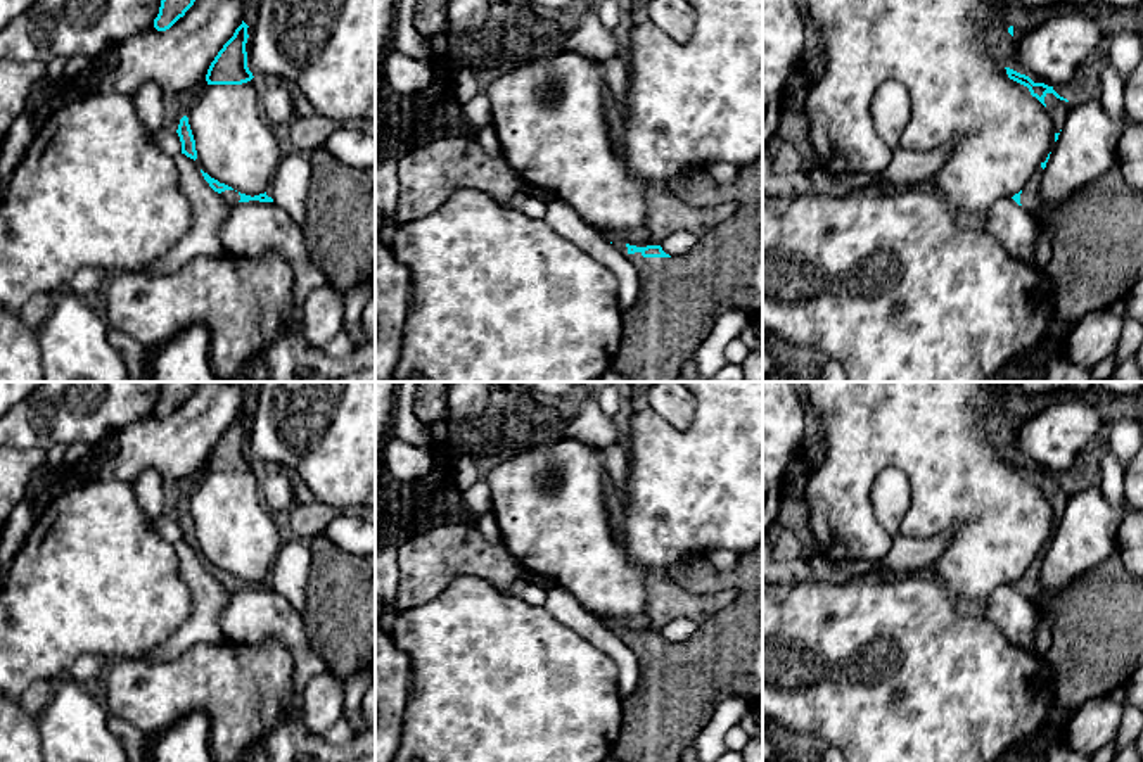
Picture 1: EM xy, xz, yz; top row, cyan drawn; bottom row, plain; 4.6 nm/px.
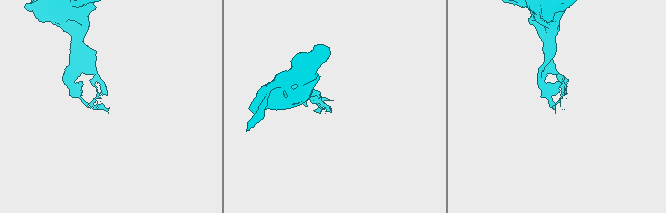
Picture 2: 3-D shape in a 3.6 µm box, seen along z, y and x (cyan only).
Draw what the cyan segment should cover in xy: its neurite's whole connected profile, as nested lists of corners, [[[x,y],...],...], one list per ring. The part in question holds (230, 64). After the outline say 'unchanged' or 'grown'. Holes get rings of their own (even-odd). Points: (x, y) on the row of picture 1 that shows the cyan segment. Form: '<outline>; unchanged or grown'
[[[242,21],[233,36],[218,52],[206,74],[208,85],[242,85],[254,78],[247,67],[247,28]]]; unchanged

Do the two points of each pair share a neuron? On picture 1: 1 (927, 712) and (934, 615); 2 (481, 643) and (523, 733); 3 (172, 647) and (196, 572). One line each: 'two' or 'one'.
1: one
2: one
3: one

